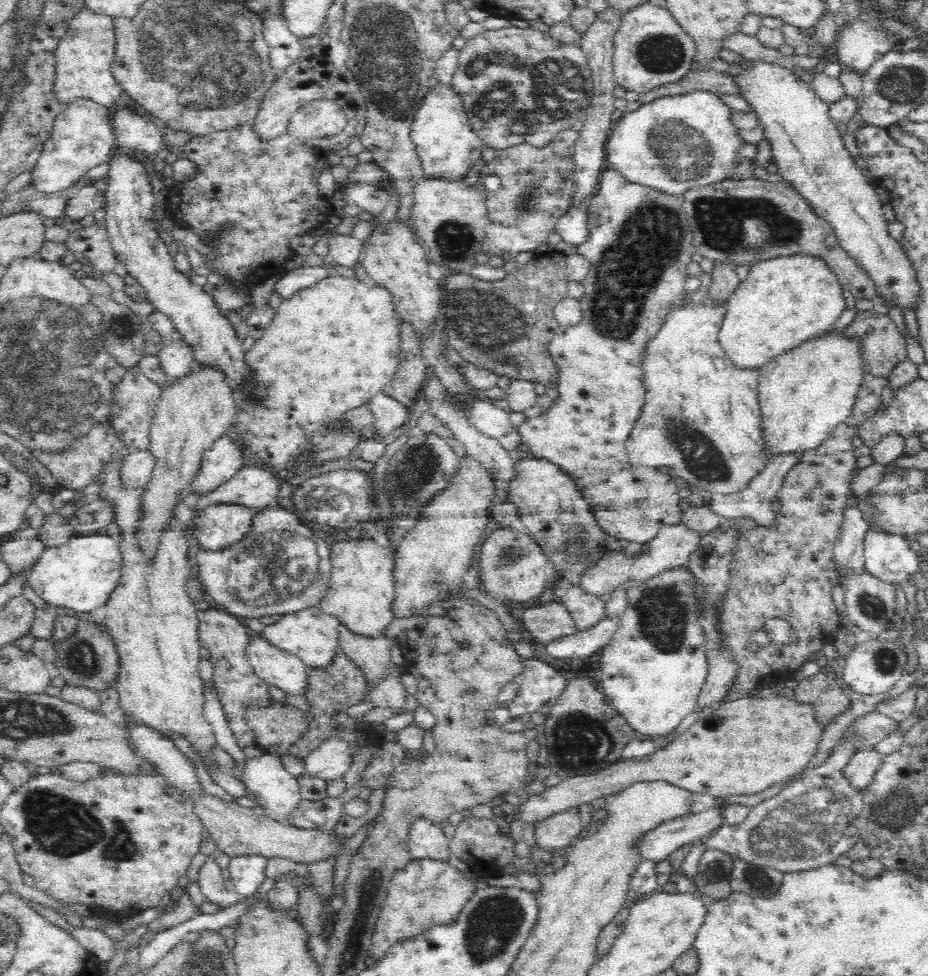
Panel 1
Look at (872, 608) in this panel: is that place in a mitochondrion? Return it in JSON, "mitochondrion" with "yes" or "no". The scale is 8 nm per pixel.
{"mitochondrion":"yes"}

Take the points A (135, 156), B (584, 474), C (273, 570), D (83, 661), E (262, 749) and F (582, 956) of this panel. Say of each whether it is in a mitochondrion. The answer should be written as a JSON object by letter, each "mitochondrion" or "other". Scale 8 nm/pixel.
{"A":"other","B":"other","C":"mitochondrion","D":"mitochondrion","E":"other","F":"other"}

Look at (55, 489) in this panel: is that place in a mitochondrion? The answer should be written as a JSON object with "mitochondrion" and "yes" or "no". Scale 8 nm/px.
{"mitochondrion":"no"}

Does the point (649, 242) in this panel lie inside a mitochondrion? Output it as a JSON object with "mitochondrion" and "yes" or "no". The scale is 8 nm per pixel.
{"mitochondrion":"yes"}

